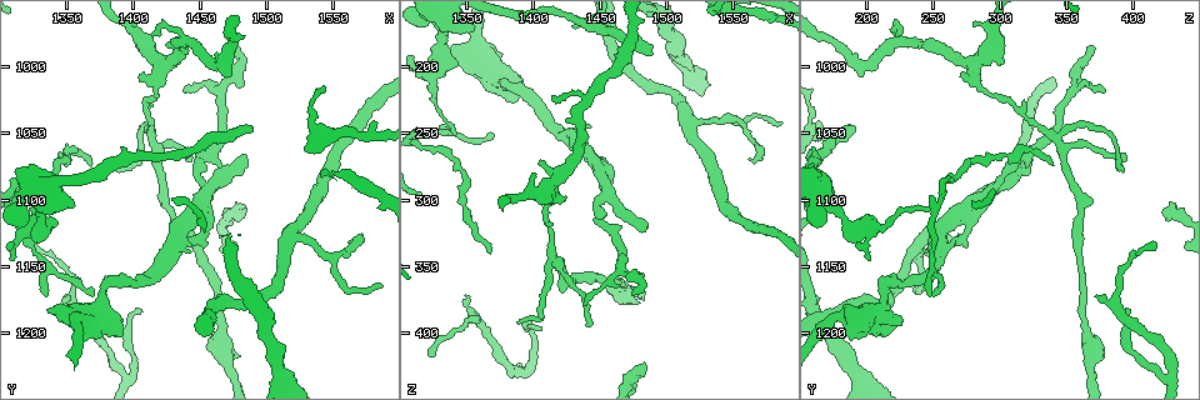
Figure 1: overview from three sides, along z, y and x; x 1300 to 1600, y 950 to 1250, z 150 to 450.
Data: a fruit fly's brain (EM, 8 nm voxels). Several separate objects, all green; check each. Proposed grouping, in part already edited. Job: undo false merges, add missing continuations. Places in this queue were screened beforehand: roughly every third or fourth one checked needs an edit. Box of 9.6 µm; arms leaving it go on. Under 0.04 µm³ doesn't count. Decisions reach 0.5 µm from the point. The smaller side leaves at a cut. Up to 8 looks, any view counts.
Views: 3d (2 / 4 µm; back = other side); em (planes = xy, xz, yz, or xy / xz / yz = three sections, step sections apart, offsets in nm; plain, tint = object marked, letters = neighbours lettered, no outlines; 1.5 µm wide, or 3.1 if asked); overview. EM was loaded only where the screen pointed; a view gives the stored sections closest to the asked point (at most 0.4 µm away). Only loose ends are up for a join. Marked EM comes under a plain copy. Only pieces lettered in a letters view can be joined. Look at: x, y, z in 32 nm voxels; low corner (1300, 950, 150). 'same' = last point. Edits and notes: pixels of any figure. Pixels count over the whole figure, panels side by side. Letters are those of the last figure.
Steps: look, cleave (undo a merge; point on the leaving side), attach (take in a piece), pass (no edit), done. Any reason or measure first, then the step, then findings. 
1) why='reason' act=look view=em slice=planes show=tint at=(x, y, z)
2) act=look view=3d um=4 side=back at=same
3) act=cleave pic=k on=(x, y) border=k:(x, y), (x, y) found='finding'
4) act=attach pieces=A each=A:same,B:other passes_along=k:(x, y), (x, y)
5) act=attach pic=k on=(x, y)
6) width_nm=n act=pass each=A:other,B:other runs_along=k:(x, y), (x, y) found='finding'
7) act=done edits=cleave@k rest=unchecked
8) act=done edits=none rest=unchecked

why='an open end' act=look view=em slice=planes show=letters at=(1488, 1050, 186)

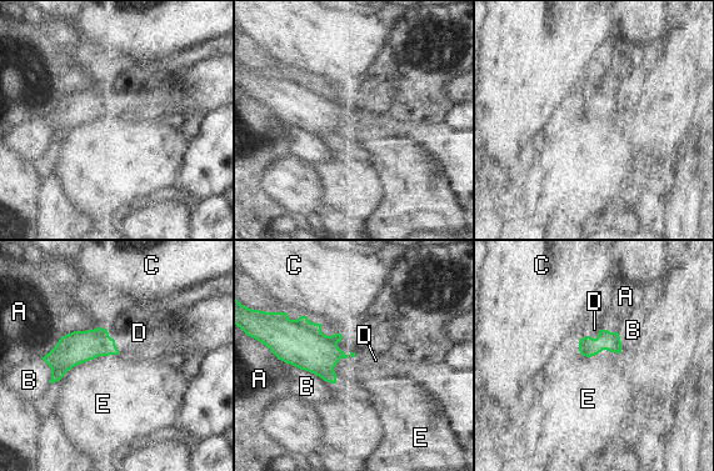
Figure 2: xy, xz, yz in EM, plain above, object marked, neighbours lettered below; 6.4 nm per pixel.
act=attach pieces=D each=A:other,B:other,C:other,D:same,E:other found='it goes on there'

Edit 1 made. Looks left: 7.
why='abrupt turn' act=look view=em slice=xz step=4 show=tint at=(1384, 1160, 214)

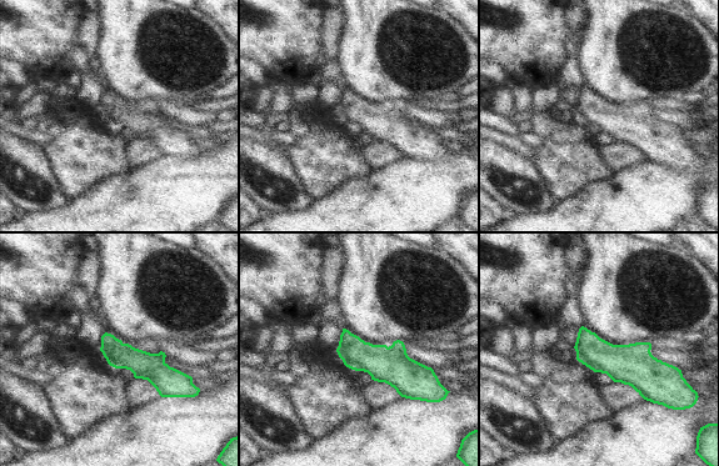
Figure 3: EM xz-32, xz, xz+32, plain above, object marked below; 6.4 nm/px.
act=look view=em slice=xz step=4 show=letters at=same

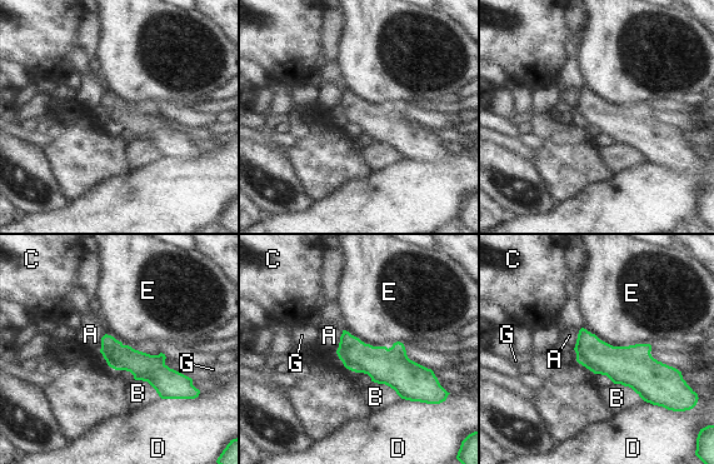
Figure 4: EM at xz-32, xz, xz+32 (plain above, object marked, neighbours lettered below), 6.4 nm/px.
act=pass each=A:other,B:other,C:other,D:other,E:other,G:other runs_along=4:(582, 333), (609, 360), (679, 380) found='one cell here'

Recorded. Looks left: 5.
why='thick end' act=look view=3d um=4 side=back at=(1338, 1182, 186)

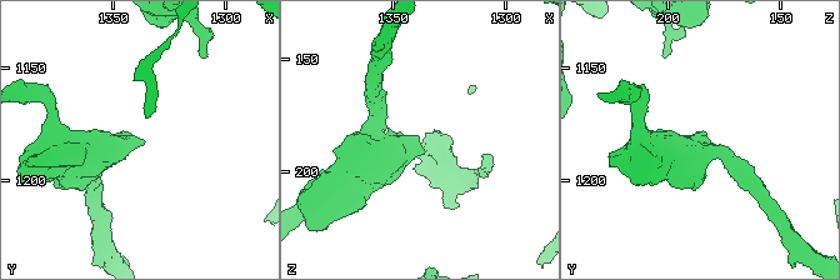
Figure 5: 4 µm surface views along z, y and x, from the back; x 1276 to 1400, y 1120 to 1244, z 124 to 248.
act=look view=em slice=xy step=8 show=letters at=(1340, 1183, 185)

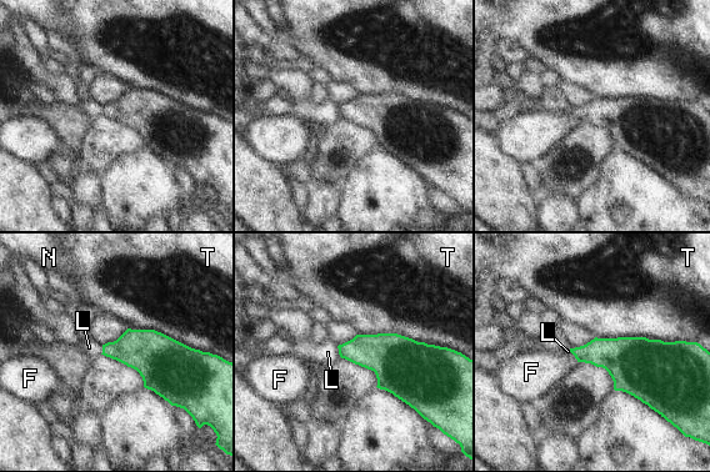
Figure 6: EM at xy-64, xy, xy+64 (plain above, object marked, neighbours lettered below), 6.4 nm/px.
width_nm=200 act=pass each=F:other,L:other,N:other,T:other border=6:(338, 345), (340, 356) found='no lettered piece goes on from it'

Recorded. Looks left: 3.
act=done edits=attach@2 rest=unchecked

